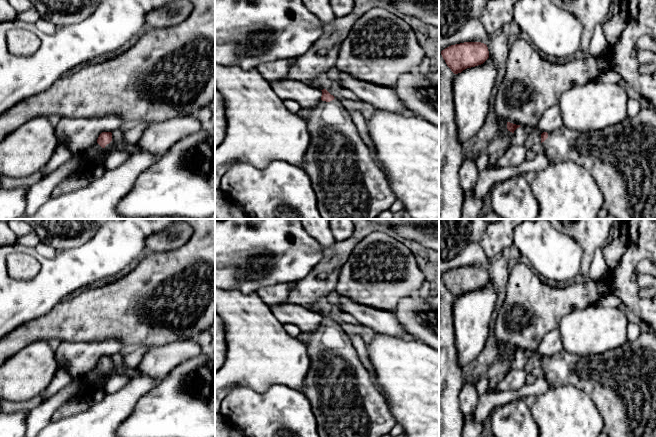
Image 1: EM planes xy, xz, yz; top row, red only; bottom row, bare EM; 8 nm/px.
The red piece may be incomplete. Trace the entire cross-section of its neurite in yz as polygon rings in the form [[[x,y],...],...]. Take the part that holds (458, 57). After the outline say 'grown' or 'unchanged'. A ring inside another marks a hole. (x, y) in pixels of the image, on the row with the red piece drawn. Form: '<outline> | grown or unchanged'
[[[464,42],[451,45],[441,51],[447,66],[454,74],[483,64],[489,58],[486,44],[481,42]]] | unchanged

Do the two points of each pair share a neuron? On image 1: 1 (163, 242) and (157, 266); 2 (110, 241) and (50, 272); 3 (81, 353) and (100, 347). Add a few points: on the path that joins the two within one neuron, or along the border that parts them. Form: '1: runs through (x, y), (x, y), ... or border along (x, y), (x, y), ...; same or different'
1: border along (182, 244), (168, 251), (147, 251); different
2: runs through (95, 256), (87, 264), (65, 272); same
3: runs through (86, 353), (95, 350); same

